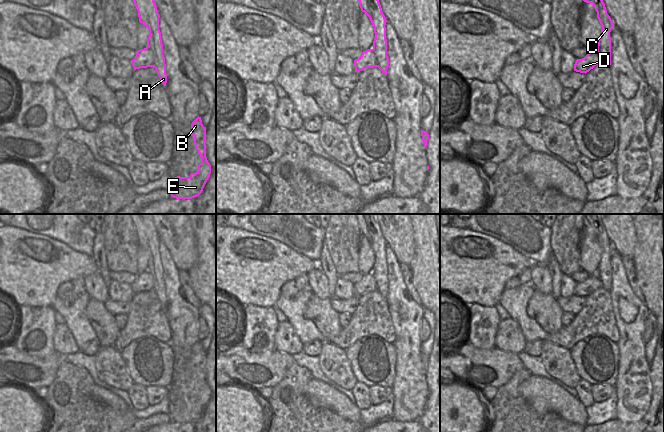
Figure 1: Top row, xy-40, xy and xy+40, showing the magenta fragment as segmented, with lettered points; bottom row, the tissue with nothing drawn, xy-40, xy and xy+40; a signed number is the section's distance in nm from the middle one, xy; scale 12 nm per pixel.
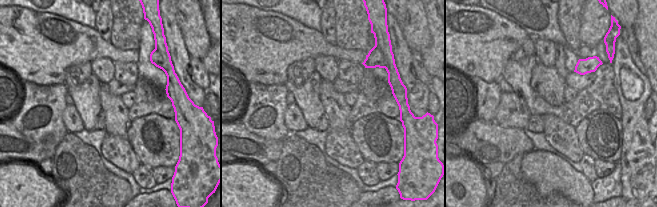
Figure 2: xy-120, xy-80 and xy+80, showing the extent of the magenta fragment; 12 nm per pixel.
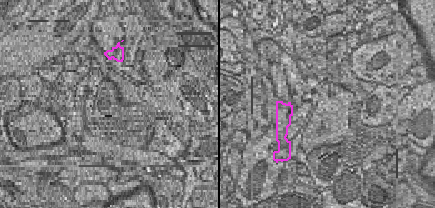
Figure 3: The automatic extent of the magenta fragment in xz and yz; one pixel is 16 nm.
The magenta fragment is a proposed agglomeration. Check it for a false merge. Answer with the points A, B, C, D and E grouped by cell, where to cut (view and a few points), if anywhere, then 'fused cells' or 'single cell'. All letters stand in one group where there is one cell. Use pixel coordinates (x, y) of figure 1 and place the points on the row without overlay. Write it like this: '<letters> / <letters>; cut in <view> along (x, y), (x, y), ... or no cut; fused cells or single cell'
A B C E / D; cut in xy-40 along (147, 270), (152, 276), (154, 290); fused cells

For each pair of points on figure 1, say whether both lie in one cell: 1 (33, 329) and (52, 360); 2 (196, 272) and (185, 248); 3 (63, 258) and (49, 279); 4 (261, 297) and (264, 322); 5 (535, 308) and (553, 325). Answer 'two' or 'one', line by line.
1: two
2: two
3: one
4: two
5: one

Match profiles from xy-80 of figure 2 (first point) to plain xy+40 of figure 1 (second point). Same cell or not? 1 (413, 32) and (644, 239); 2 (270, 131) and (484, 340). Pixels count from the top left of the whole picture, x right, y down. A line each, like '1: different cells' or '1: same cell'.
1: different cells
2: same cell

